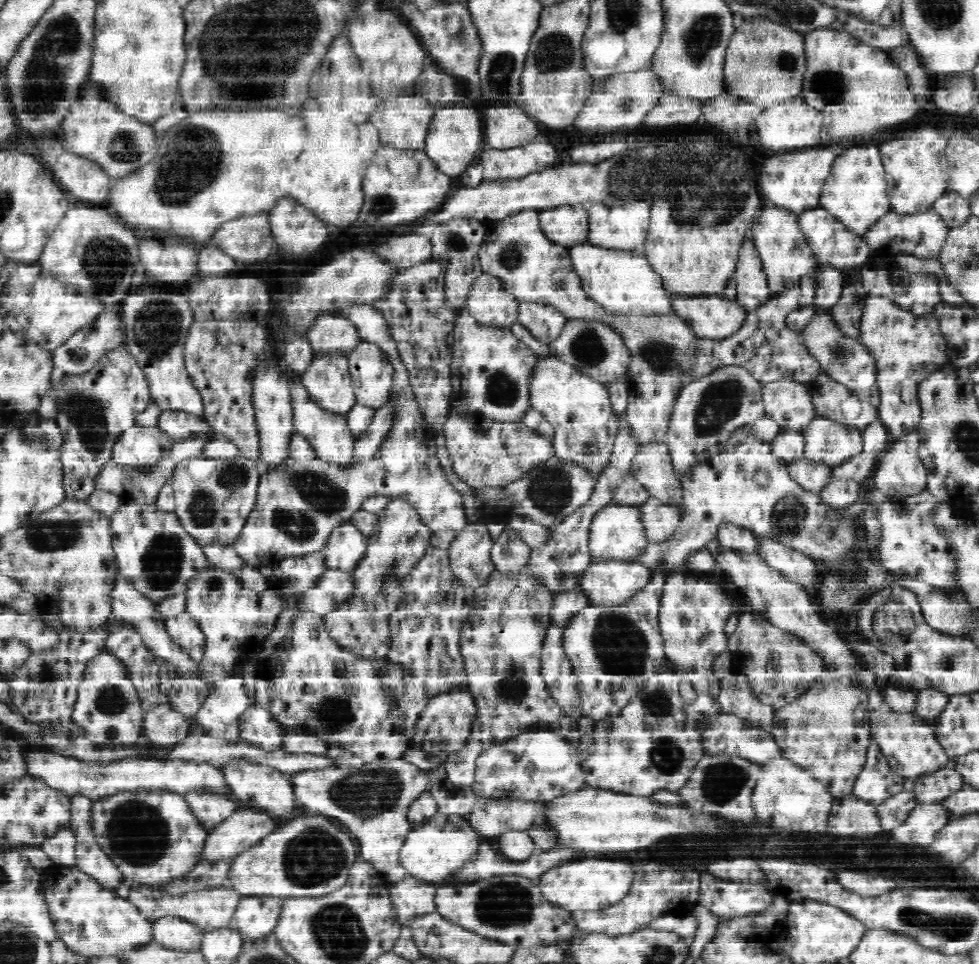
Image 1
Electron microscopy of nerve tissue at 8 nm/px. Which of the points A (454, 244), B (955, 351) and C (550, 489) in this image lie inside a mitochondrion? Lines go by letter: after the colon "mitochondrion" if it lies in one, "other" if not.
A: mitochondrion
B: other
C: mitochondrion

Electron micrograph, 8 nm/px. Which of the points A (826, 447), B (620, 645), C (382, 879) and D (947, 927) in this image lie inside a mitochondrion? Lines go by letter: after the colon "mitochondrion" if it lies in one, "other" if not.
A: mitochondrion
B: mitochondrion
C: other
D: mitochondrion

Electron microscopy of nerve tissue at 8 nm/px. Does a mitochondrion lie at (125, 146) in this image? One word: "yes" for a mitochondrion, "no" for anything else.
yes

